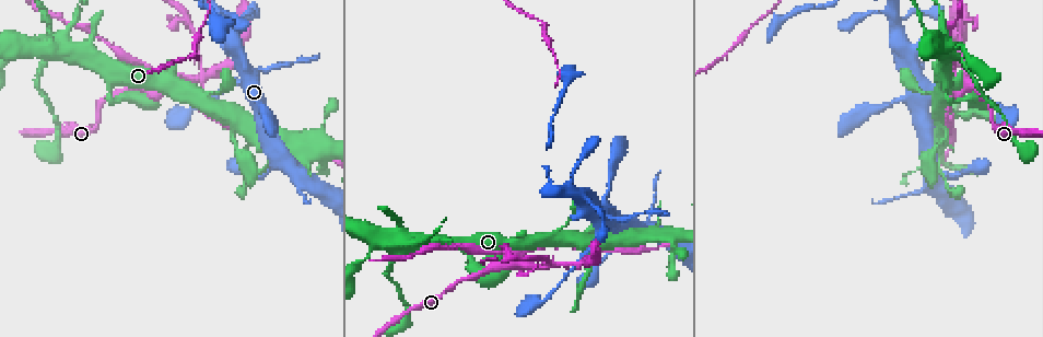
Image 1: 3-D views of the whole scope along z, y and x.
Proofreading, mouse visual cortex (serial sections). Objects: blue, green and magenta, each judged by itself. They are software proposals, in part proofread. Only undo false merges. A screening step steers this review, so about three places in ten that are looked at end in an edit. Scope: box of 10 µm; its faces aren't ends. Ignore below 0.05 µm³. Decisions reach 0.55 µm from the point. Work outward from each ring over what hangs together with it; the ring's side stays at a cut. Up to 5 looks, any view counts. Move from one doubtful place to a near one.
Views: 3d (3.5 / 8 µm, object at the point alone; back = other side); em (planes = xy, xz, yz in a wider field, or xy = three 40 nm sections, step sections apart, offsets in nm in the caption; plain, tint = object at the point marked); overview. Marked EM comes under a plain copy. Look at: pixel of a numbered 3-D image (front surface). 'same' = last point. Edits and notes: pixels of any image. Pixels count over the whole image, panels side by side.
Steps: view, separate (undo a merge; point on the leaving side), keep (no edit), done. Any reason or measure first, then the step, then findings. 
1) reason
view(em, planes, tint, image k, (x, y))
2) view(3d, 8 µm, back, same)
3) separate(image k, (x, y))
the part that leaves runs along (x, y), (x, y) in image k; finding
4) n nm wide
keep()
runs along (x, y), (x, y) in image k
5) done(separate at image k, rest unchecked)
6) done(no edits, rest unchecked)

side arm on a straight run
view(3d, 3.5 µm, image 1, (280, 159))

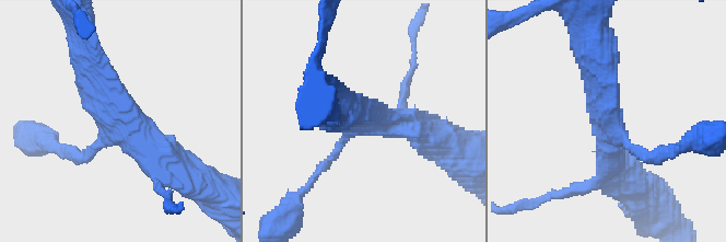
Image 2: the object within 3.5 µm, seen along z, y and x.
3 arms; arms of 150, 400, 450 nm; need the tissue
view(em, planes, tint, image 2, (120, 122))

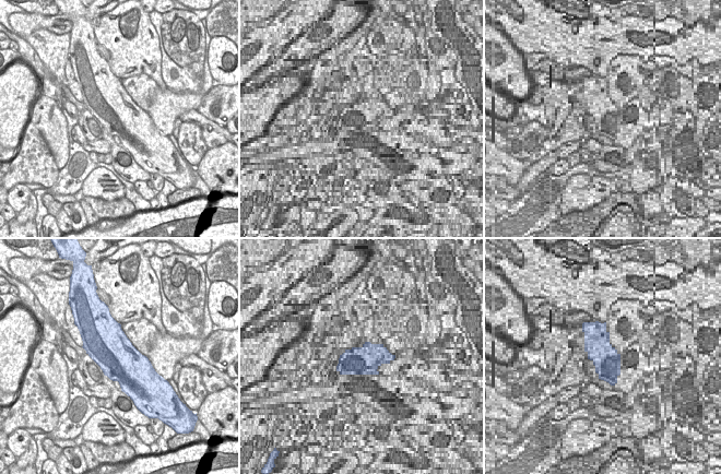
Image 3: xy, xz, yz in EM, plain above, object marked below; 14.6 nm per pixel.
keep()
runs along (90, 61), (133, 139), (177, 165) in image 2; all the same cell

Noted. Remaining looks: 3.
small branch off a trunk
view(3d, 3.5 µm, image 1, (60, 52))

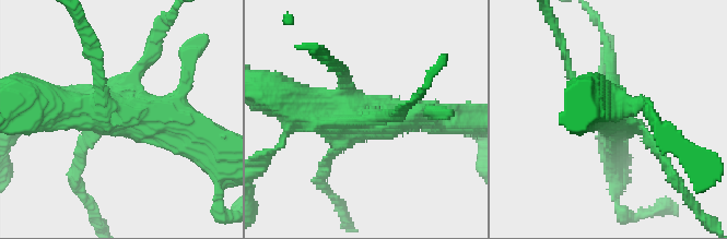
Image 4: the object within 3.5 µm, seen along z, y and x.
need the tissue
view(em, xy, step 3, tint, image 4, (121, 117))

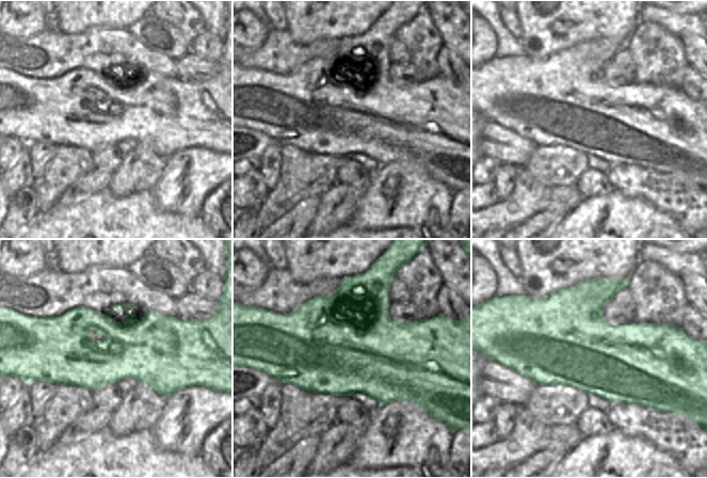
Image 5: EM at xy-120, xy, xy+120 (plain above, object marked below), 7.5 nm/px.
view(em, planes, tint, same)

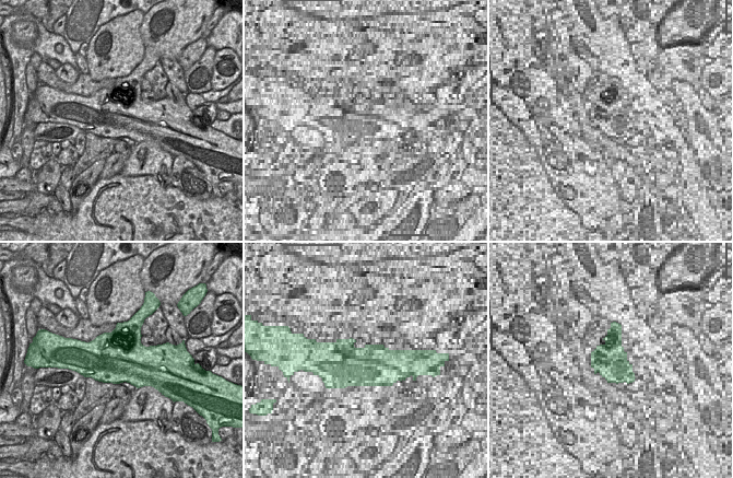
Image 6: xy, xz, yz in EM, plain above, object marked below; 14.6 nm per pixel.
keep()
all the same cell

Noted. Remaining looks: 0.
done(no edits, rest unchecked)

